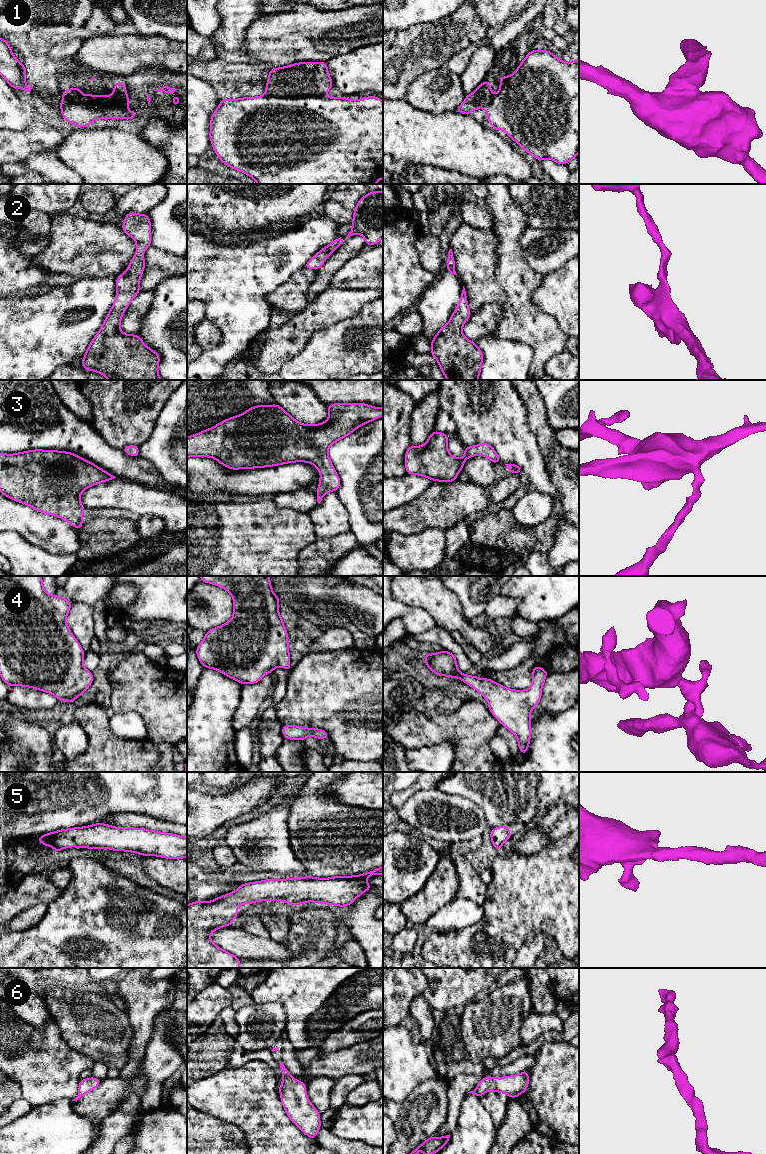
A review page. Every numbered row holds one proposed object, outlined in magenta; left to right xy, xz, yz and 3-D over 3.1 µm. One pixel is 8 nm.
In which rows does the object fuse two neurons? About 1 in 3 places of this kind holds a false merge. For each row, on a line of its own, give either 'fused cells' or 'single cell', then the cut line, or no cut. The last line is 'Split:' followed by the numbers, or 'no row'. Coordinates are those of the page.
1: fused cells | xy (62, 94), (72, 100), (87, 103), (129, 100)
2: single cell | no cut
3: single cell | no cut
4: single cell | no cut
5: single cell | no cut
6: single cell | no cut
Split: 1

